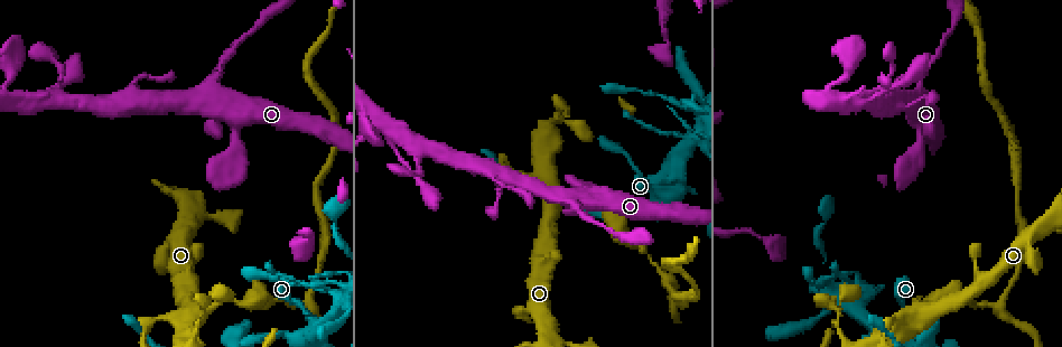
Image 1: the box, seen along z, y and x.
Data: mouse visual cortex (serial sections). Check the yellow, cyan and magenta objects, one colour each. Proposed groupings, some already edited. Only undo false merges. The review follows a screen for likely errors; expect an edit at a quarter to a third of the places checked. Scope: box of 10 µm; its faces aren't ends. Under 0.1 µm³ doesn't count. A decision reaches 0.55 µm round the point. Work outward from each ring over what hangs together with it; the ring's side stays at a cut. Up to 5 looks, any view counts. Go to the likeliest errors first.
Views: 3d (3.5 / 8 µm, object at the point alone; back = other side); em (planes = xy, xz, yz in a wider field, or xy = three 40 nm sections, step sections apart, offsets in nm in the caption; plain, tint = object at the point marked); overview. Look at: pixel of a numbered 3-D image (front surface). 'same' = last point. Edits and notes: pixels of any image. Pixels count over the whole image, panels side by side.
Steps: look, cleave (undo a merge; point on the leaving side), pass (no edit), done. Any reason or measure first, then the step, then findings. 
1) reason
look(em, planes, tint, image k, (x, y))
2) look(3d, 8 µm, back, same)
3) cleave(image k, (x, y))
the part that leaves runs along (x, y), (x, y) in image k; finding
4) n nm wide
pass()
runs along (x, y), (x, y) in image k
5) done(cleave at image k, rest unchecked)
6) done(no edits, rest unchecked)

thick turns thin
look(3d, 3.5 µm, image 1, (567, 199))

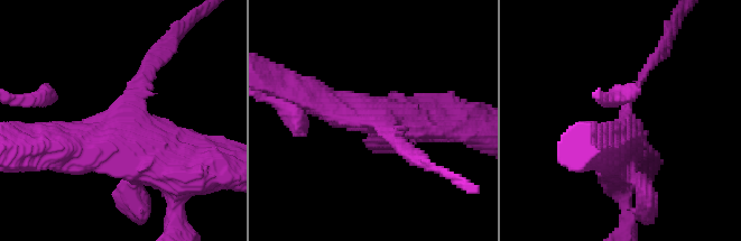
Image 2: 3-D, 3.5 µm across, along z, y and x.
shape alone is not enough
look(em, planes, tint, image 2, (627, 112))

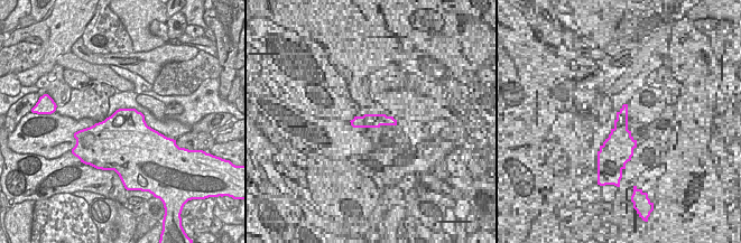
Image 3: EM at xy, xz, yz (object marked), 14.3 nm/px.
look(em, xy, step 3, tint, same)

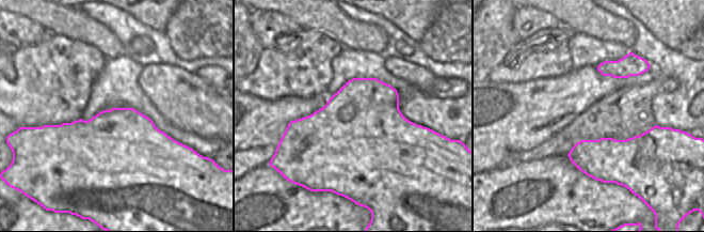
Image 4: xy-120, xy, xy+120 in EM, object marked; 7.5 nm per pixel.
arms of 150, 500 nm
pass()
runs along (619, 172), (624, 105), (659, 54) in image 2; continuous, no second cell

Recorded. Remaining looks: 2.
abrupt turn
look(3d, 3.5 µm, image 1, (916, 304))

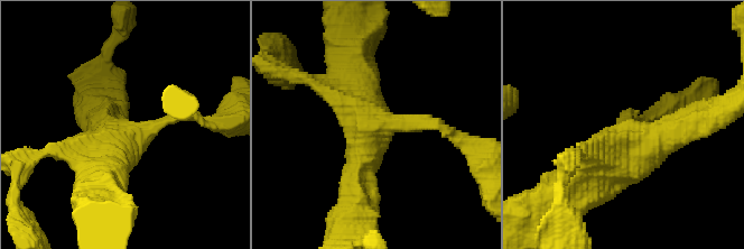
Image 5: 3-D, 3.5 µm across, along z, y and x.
4 arms; arms of 150, 300, 400, 500 nm; now the EM
look(em, xy, step 3, tint, image 5, (141, 134))

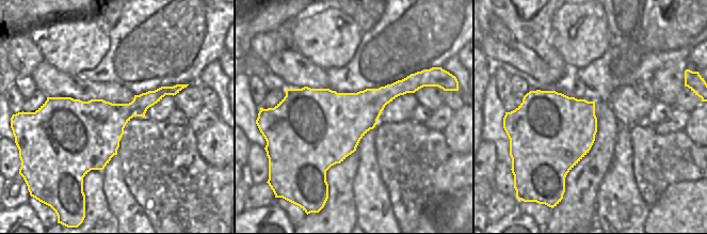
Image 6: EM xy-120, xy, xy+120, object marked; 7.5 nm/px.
cleave(image 5, (442, 127))
the part that leaves runs along (401, 125), (438, 125), (483, 163) in image 5; two cells meet here

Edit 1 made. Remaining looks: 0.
done(cleave at image 5, rest unchecked)

